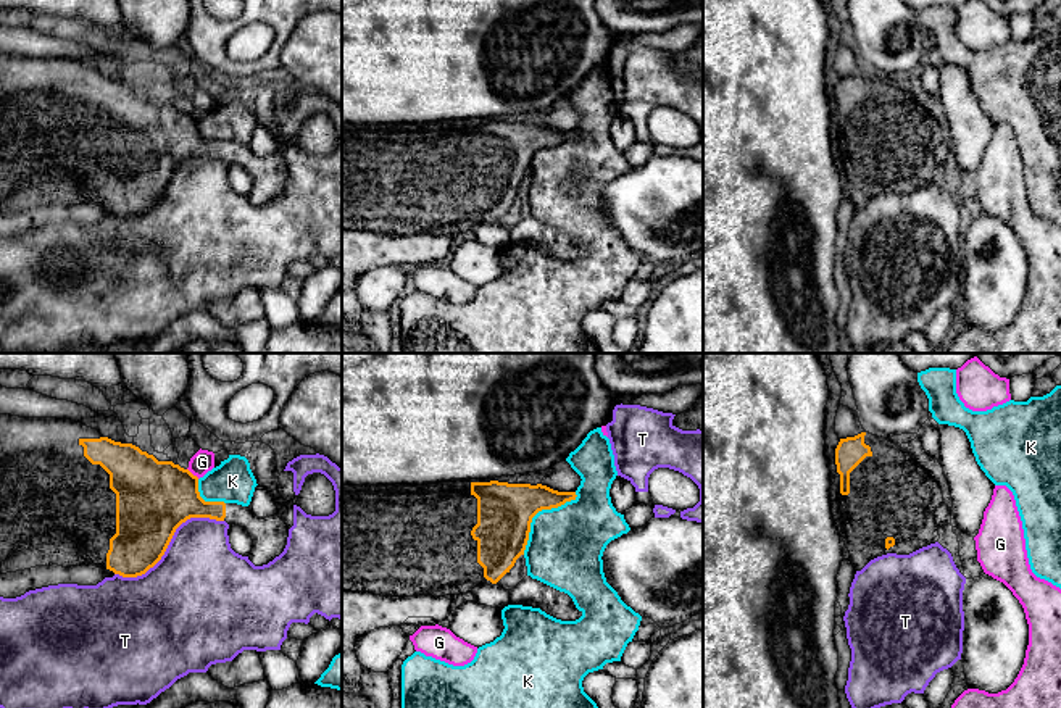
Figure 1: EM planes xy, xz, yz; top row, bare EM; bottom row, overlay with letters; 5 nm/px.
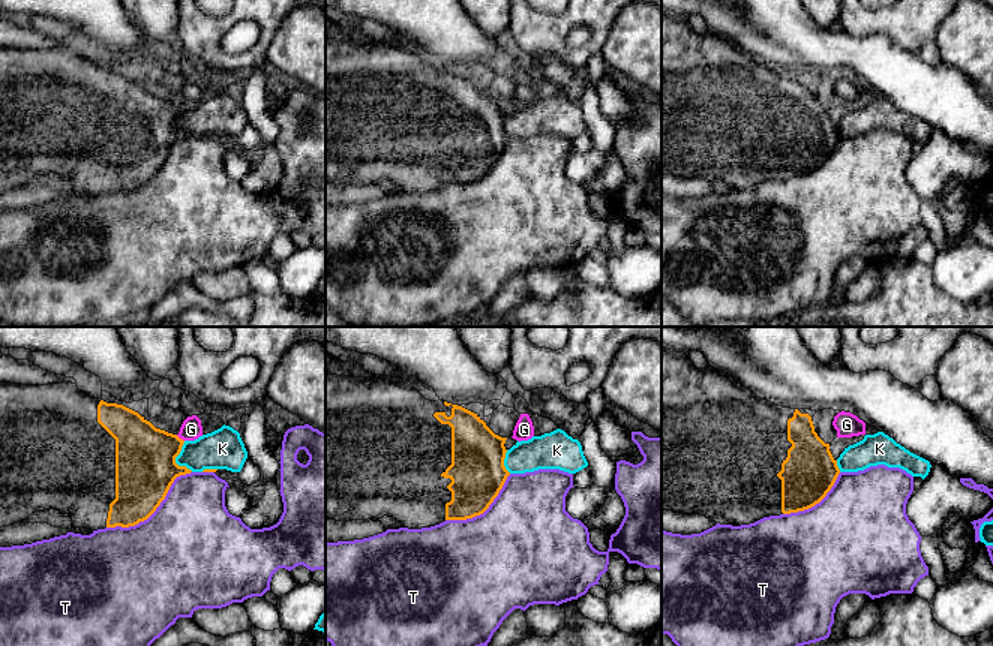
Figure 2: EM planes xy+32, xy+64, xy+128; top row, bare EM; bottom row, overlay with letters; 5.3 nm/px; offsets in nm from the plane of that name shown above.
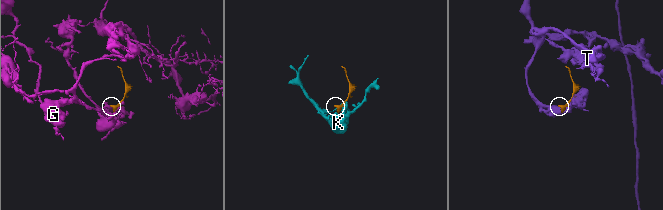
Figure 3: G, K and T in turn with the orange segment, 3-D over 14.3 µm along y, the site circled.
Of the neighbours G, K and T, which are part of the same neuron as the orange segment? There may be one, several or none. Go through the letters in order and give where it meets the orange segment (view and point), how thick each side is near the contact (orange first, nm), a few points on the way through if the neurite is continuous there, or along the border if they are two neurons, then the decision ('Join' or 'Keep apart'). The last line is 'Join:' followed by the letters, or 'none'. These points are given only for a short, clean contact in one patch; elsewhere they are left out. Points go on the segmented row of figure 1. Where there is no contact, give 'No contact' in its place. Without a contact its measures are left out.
G: Touches orange at xy (192, 474). Thickness 380 nm (orange) against 110 nm. Boundary: xy (187, 468), (199, 478). Keep apart
K: Touches orange at xz (537, 512). Thickness 280 nm (orange) against 380 nm. Boundary: xz (576, 492), (573, 499), (542, 508), (532, 518), (523, 553). Keep apart
T: Touches orange at xy (168, 544). Thickness 380 nm (orange) against 460 nm. Keep apart
Join: none

